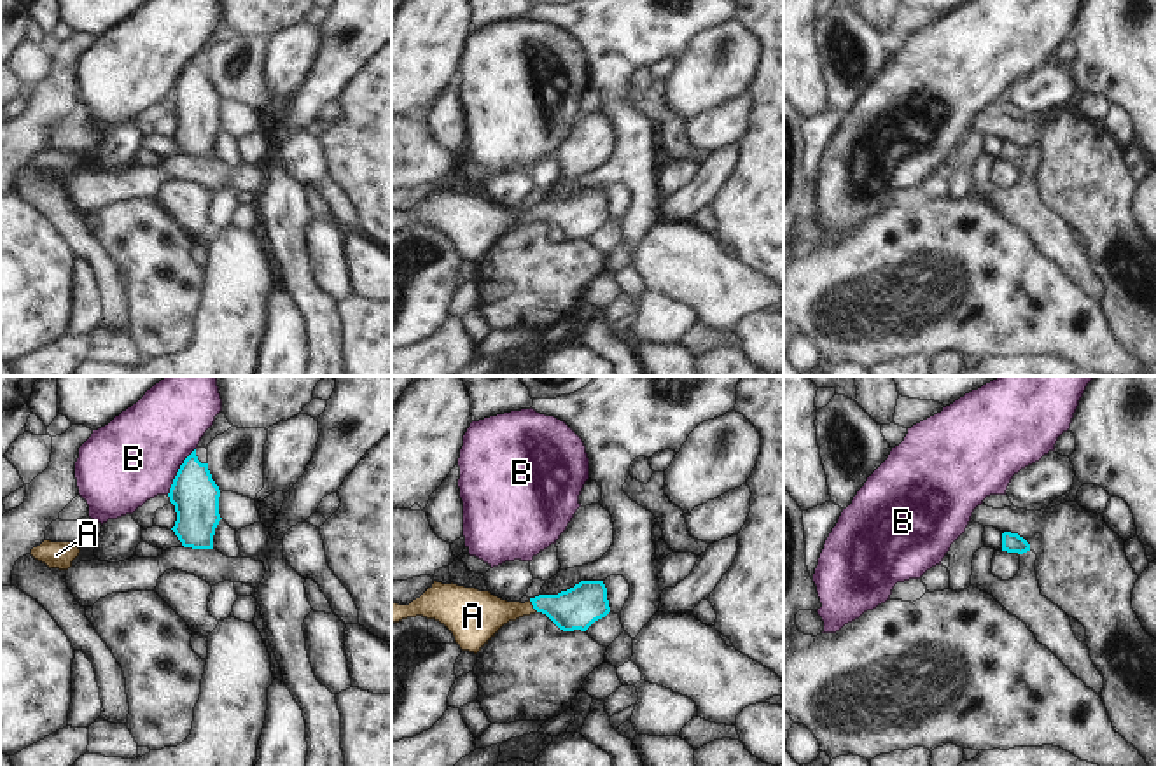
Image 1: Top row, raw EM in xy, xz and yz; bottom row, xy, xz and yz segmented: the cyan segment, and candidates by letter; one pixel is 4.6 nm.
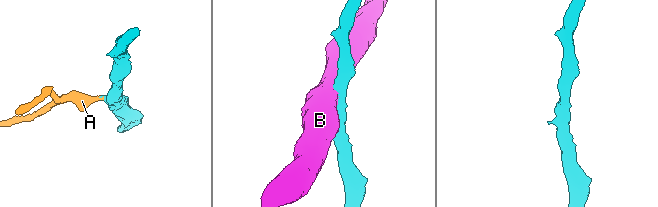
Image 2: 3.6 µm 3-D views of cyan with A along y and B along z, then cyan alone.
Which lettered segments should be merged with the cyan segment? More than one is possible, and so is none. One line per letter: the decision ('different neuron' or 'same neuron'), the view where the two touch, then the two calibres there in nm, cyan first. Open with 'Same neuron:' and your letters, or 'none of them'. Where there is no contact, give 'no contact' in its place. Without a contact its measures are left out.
Same neuron: A
A: same neuron; meets cyan in xz; 190 nm thick on the cyan side, 220 nm on the other
B: different neuron; meets cyan in xy; 220 nm thick on the cyan side, 400 nm on the other

